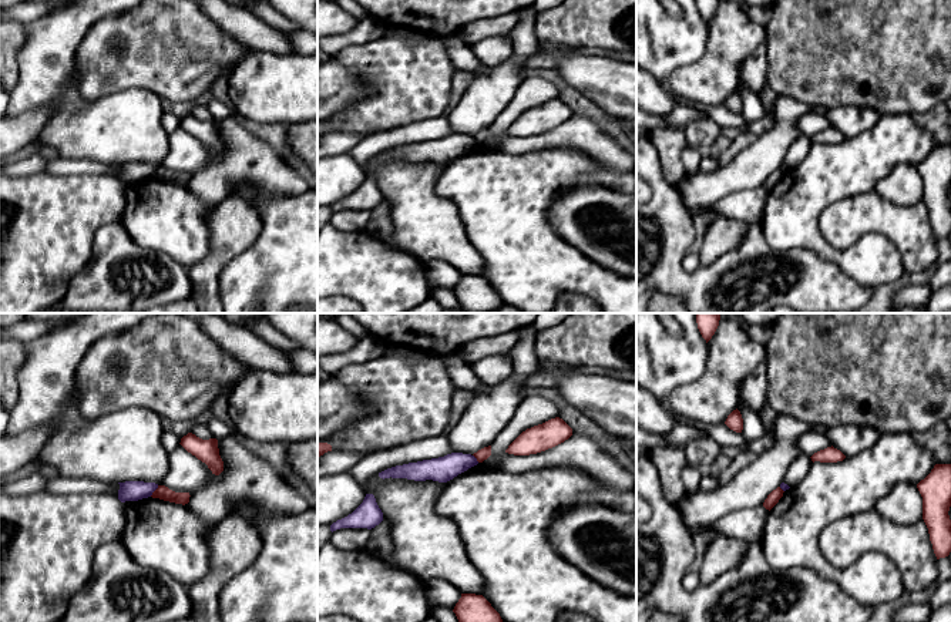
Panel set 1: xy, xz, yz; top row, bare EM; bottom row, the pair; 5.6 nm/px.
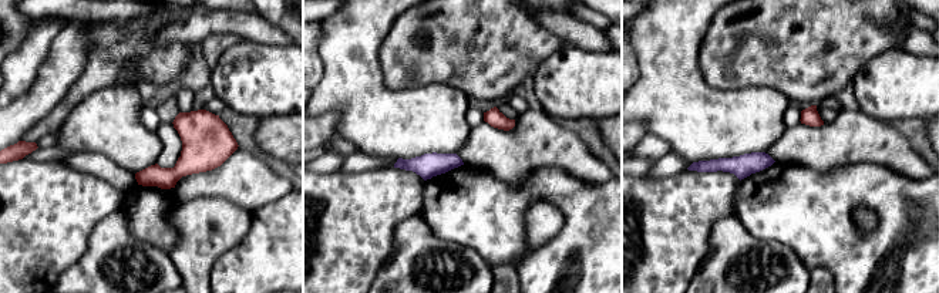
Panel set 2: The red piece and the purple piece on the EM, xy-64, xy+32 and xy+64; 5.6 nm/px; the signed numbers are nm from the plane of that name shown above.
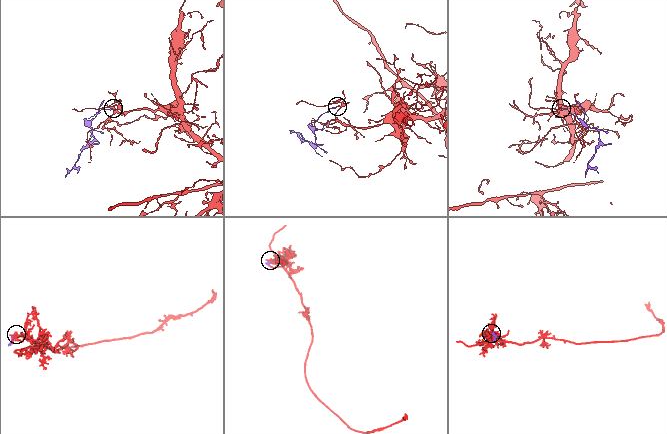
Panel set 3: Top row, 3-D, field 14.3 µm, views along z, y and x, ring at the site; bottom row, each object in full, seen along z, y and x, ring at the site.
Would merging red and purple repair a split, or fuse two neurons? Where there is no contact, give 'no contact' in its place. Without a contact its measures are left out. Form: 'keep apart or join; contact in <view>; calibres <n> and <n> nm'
keep apart; contact in xy; calibres 80 and 110 nm

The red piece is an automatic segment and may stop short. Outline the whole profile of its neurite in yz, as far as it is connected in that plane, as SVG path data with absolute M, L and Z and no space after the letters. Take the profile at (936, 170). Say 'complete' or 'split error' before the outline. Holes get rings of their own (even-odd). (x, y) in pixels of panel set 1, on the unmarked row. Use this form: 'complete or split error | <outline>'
complete | M935 145L917 165L923 178L923 201L928 209L937 241L951 233L951 145Z

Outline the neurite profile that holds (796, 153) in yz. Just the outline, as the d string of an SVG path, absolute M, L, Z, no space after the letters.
M806 135L799 137L793 144L789 147L787 154L783 159L783 164L787 165L790 169L796 168L804 157L809 154L811 147L811 139Z

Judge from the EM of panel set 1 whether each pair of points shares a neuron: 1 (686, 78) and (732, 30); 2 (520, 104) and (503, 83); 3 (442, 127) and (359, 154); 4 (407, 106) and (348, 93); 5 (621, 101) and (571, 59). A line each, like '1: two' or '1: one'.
1: one
2: two
3: one
4: two
5: one

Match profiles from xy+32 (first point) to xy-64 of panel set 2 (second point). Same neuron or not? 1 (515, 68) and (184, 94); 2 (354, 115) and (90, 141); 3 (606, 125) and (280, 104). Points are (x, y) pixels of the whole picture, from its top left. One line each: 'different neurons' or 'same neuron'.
1: different neurons
2: same neuron
3: different neurons

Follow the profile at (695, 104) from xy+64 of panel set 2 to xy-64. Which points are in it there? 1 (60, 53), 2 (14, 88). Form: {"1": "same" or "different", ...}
{"1": "different", "2": "same"}

